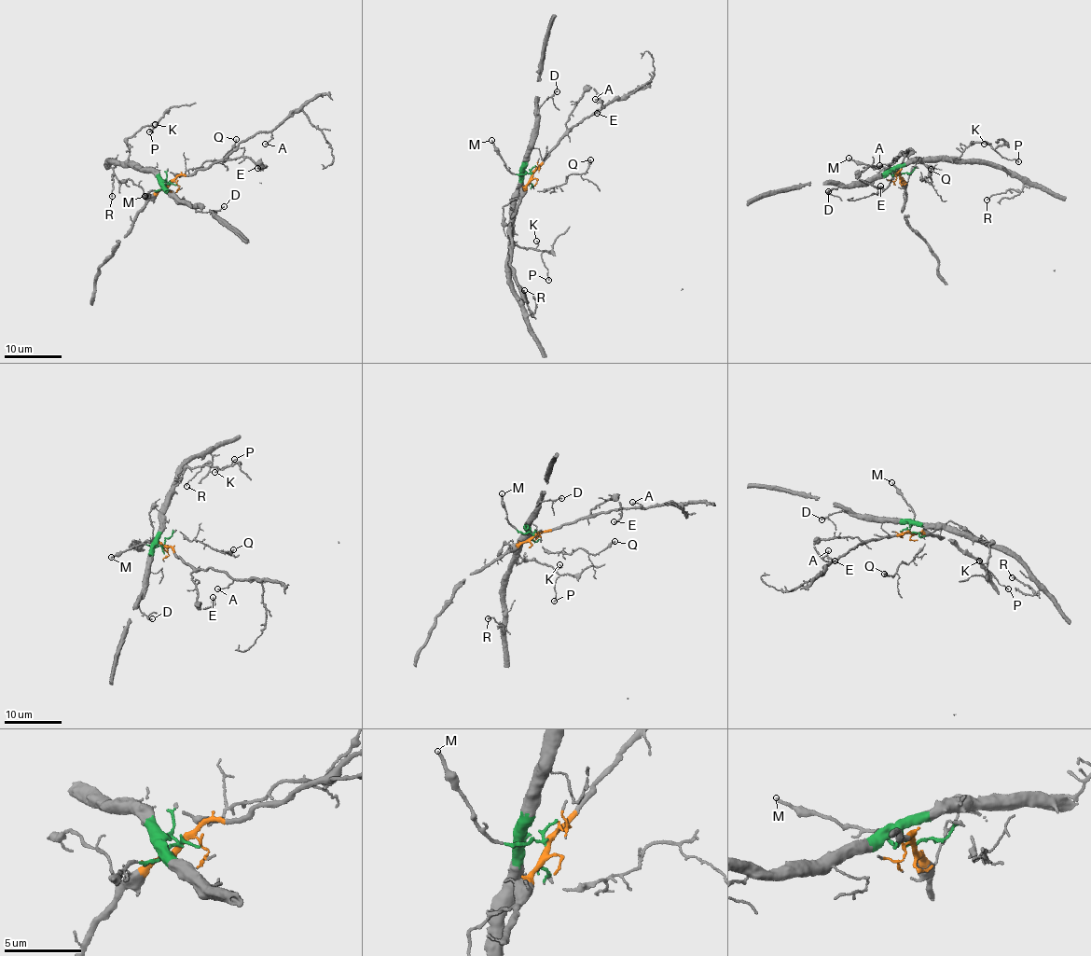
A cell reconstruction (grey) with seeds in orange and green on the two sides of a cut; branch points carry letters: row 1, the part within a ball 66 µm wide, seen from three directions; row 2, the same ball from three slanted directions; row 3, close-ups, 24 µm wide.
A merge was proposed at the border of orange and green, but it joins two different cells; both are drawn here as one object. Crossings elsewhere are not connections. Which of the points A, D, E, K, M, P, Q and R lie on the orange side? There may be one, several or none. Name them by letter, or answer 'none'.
A, E

